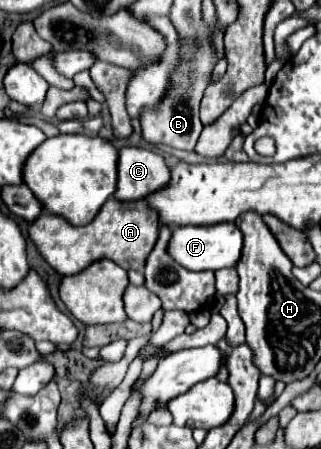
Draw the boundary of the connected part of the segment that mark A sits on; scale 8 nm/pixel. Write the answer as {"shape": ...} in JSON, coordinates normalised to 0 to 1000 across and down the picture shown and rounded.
{"shape":[[[340,441],[296,481],[296,490],[271,503],[234,508],[209,490],[178,486],[171,477],[128,477],[115,490],[90,499],[84,521],[121,557],[121,566],[171,606],[196,615],[227,615],[308,575],[340,575],[389,601],[439,601],[470,552],[483,548],[489,508],[489,472],[470,468],[452,445],[371,450],[358,441]]]}

